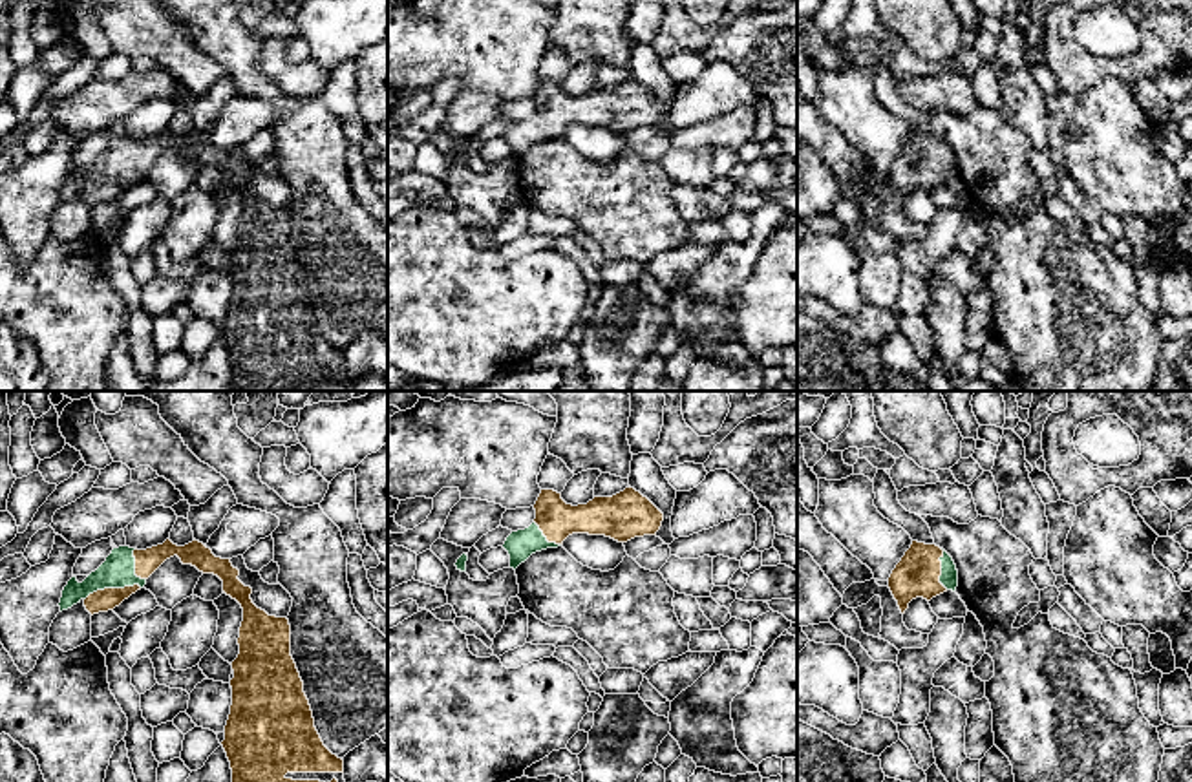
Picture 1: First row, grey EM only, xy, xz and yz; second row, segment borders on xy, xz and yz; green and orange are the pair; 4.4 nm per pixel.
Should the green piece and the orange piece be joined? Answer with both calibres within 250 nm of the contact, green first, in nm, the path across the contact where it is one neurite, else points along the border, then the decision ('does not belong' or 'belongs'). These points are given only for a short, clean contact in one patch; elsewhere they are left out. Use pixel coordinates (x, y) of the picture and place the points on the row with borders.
calibres 150 and 100 nm; way xy (117, 570), (112, 587), (105, 600); belongs

